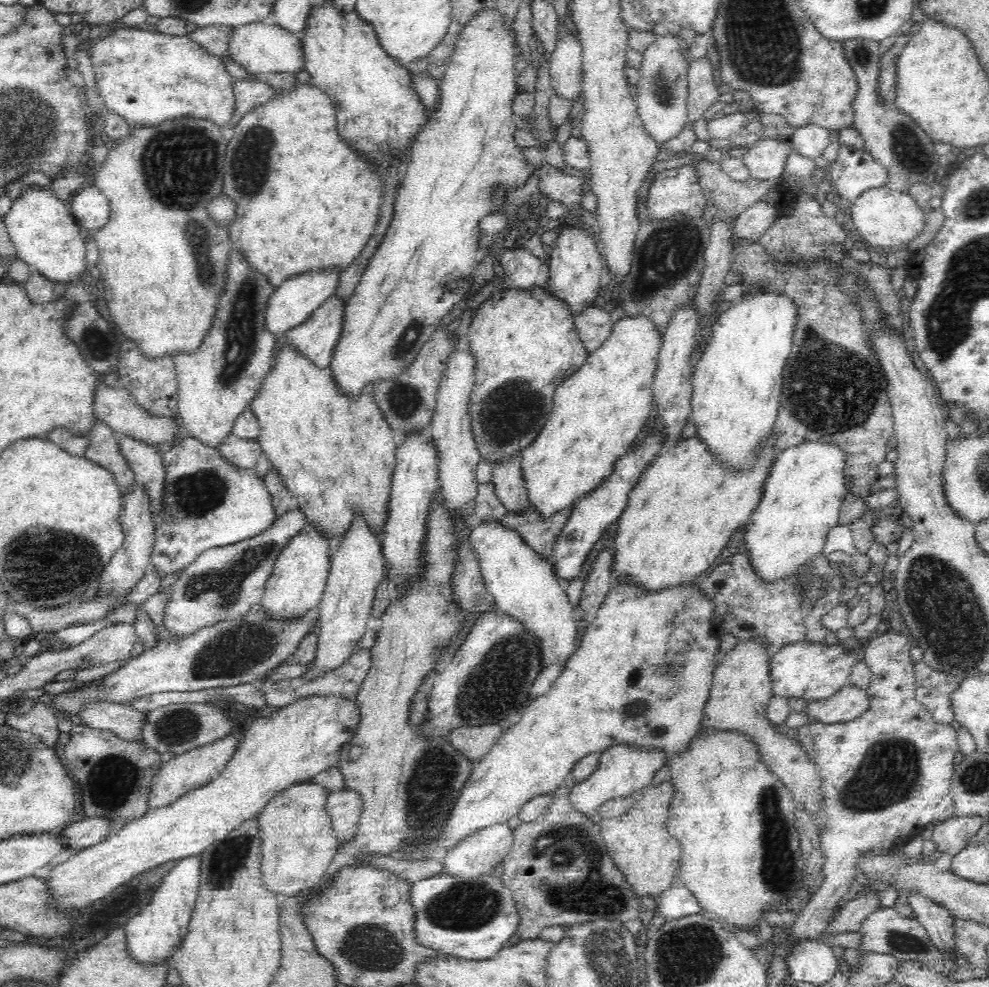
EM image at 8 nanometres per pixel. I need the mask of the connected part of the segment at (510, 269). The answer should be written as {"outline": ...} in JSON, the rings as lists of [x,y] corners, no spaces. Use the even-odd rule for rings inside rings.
{"outline":[[[524,244],[515,250],[506,248],[500,259],[504,276],[510,280],[512,286],[527,289],[536,284],[541,261]]]}

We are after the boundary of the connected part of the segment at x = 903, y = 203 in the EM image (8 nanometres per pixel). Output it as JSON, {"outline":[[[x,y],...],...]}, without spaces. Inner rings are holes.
{"outline":[[[882,186],[864,192],[862,196],[847,206],[852,213],[852,221],[856,231],[864,239],[869,248],[882,248],[882,250],[898,250],[908,246],[925,232],[927,212],[925,212],[910,194],[898,193],[890,187]]]}

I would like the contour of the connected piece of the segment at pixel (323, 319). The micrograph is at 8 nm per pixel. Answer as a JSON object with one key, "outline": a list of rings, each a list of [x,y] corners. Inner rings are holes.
{"outline":[[[330,295],[305,322],[279,336],[274,346],[274,357],[284,343],[292,341],[296,349],[318,367],[328,367],[341,338],[346,303],[340,295]]]}

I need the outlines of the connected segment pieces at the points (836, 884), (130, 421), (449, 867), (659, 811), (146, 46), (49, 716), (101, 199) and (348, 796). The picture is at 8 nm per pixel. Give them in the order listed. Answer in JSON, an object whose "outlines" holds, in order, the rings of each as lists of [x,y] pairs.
{"outlines":[[[[885,632],[881,636],[873,638],[864,648],[863,662],[868,667],[871,673],[870,686],[867,688],[867,696],[870,700],[870,706],[862,716],[855,718],[847,723],[836,724],[824,724],[820,721],[812,720],[808,726],[800,726],[798,728],[799,733],[797,739],[800,742],[800,746],[806,751],[809,761],[815,766],[817,770],[817,777],[821,782],[819,786],[819,801],[820,806],[816,810],[815,825],[817,826],[817,840],[819,840],[819,852],[823,856],[823,862],[819,866],[824,874],[824,881],[819,886],[819,889],[814,893],[808,893],[808,902],[806,906],[802,907],[802,910],[795,916],[794,923],[791,926],[792,938],[788,940],[790,942],[794,937],[806,937],[812,939],[818,939],[820,934],[827,928],[830,916],[837,911],[839,906],[847,898],[848,890],[850,887],[857,885],[856,874],[860,874],[860,865],[858,860],[862,860],[864,856],[884,856],[886,852],[891,852],[893,849],[908,844],[912,838],[921,835],[928,825],[941,824],[951,820],[955,817],[956,806],[954,805],[954,797],[952,797],[949,791],[951,776],[953,774],[954,757],[958,752],[959,746],[957,741],[957,733],[961,728],[958,721],[954,720],[951,723],[938,723],[933,718],[933,715],[927,710],[926,707],[920,705],[916,700],[916,684],[915,684],[915,668],[914,660],[910,656],[911,648],[913,645],[908,641],[908,638],[901,633]]],[[[101,378],[96,386],[96,394],[94,394],[94,416],[96,419],[104,421],[115,434],[126,436],[148,446],[162,445],[164,442],[172,440],[174,434],[178,432],[178,424],[174,418],[148,413],[144,407],[138,405],[136,397],[128,392],[126,387],[119,384],[108,387],[101,382]]],[[[498,821],[464,835],[447,850],[443,861],[446,867],[445,872],[464,878],[488,875],[498,863],[503,862],[507,852],[510,852],[511,846],[514,844],[514,832],[515,829],[508,826],[507,822]]],[[[670,778],[660,784],[647,784],[632,795],[632,808],[626,814],[616,819],[602,819],[599,823],[609,857],[616,868],[626,875],[626,881],[632,883],[632,889],[640,899],[645,896],[658,900],[660,892],[676,882],[674,872],[681,863],[681,846],[667,829],[668,804],[673,792]]],[[[117,26],[104,38],[88,47],[94,72],[96,92],[103,98],[105,110],[120,115],[129,125],[164,122],[166,118],[180,118],[182,114],[194,114],[196,118],[210,119],[218,126],[228,123],[234,110],[232,83],[221,57],[206,52],[186,35],[167,35],[151,27]]],[[[34,704],[27,714],[14,714],[8,718],[10,727],[30,734],[37,735],[43,744],[48,747],[58,748],[60,731],[58,723],[60,718],[51,711],[47,704]]],[[[94,185],[80,189],[68,206],[75,224],[88,232],[101,230],[110,218],[108,200]]],[[[334,790],[326,799],[324,811],[330,819],[334,836],[341,845],[355,833],[362,814],[362,801],[359,794],[351,790]]]]}

